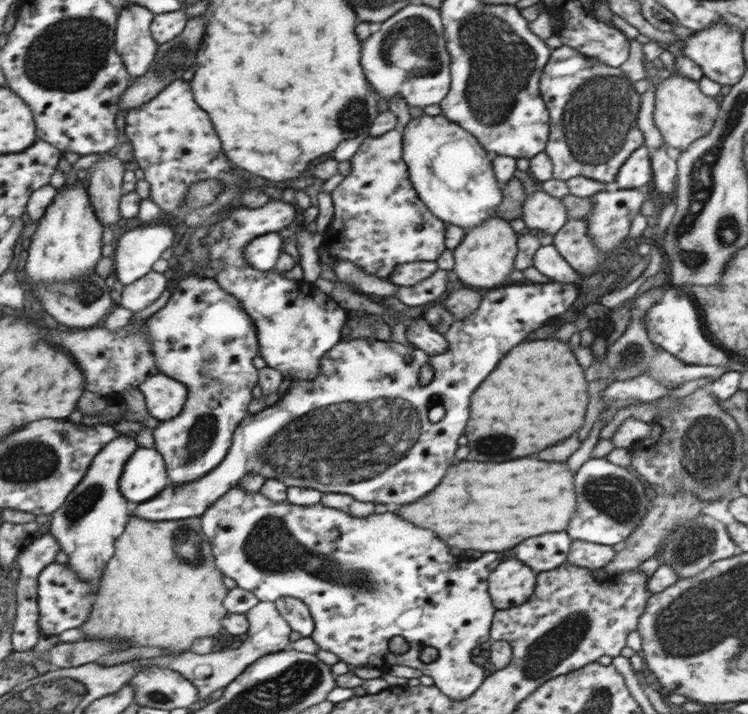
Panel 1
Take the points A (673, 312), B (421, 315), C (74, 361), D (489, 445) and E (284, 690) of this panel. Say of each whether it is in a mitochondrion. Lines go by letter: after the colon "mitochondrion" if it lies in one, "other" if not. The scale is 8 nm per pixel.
A: other
B: other
C: other
D: mitochondrion
E: mitochondrion

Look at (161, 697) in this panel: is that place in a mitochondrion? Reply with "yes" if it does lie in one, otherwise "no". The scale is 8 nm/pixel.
yes

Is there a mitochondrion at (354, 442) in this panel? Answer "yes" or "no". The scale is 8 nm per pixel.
yes

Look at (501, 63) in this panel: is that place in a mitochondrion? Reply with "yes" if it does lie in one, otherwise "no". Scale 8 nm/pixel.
yes

